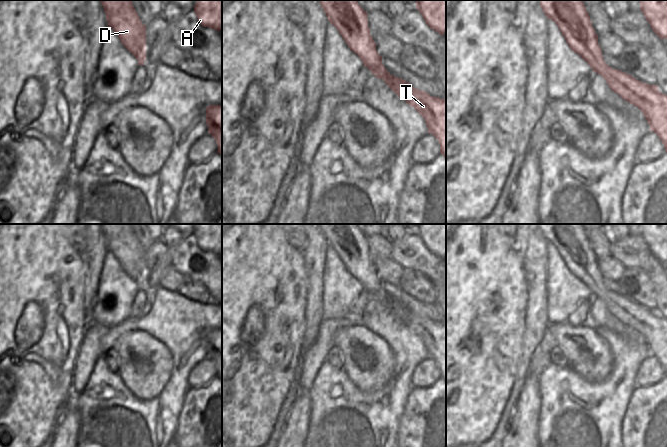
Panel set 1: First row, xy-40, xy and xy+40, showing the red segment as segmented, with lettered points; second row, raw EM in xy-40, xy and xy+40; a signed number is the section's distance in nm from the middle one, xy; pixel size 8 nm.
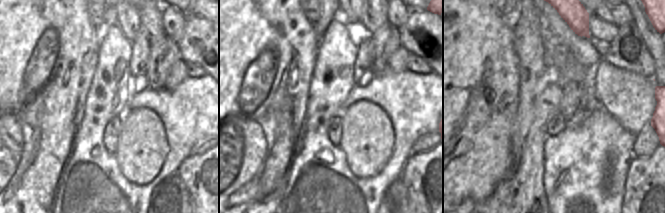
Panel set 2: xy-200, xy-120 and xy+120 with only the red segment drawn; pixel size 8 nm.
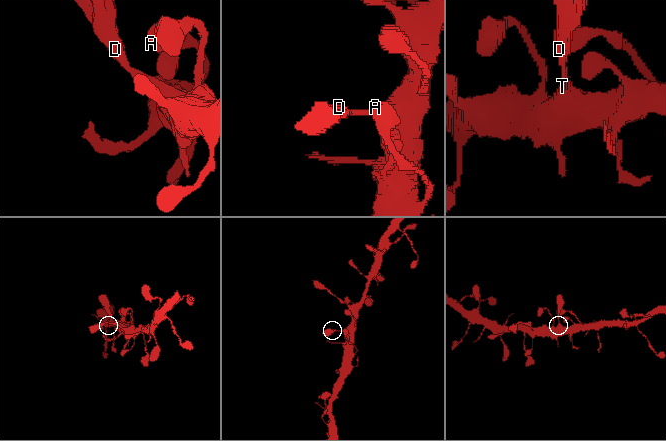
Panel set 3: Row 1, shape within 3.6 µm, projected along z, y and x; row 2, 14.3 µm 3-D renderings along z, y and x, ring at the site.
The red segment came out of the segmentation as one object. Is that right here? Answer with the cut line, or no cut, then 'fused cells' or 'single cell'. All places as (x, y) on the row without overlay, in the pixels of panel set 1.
cut none; single cell

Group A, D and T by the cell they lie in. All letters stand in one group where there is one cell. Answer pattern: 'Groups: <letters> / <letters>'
Groups: A D T.

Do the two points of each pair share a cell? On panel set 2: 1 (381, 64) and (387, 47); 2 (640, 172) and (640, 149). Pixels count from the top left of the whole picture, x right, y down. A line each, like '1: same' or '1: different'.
1: same
2: different

